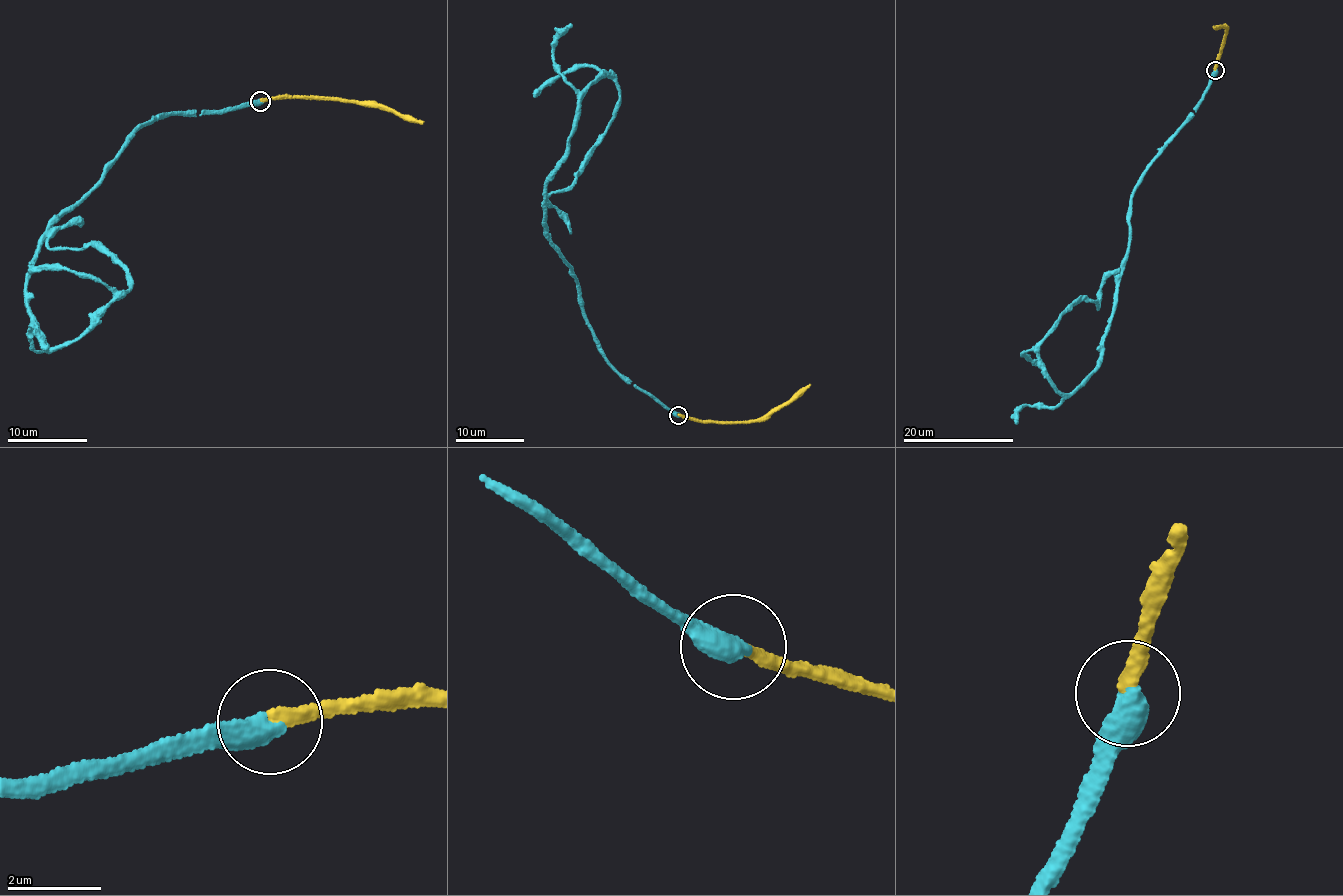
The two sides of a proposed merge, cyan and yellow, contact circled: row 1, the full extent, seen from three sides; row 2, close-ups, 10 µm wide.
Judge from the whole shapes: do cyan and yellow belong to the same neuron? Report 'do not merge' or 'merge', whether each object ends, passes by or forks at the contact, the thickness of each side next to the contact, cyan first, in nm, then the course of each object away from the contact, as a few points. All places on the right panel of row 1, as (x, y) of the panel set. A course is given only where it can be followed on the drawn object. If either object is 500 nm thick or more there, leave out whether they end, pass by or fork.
merge; calibres 500 and 280 nm; course cyan (1214, 69), (1133, 193), (1099, 368), (1058, 393), (1037, 348), (1062, 312), (1082, 299), (1098, 308), (1120, 269); course yellow (1214, 69), (1227, 26), (1213, 26)

